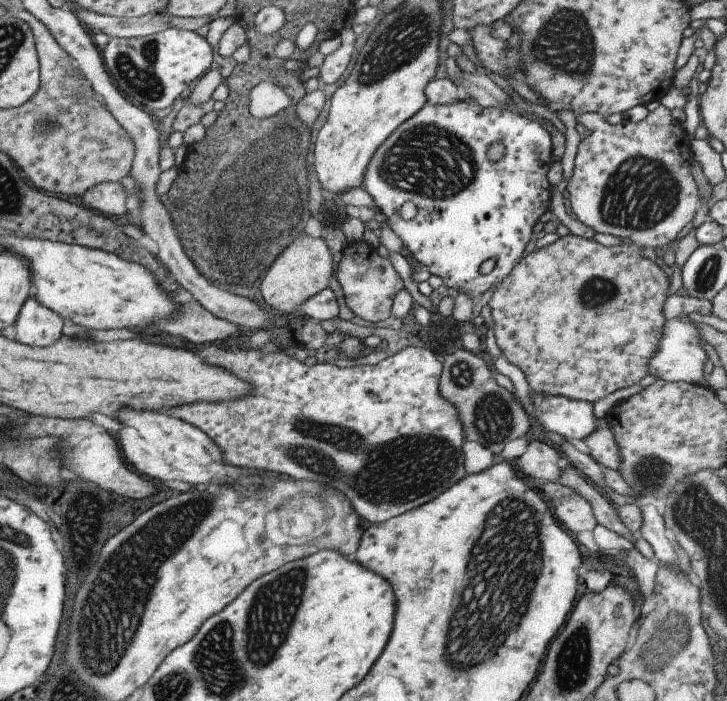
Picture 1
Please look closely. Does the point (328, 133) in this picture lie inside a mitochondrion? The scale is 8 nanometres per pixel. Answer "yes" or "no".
no

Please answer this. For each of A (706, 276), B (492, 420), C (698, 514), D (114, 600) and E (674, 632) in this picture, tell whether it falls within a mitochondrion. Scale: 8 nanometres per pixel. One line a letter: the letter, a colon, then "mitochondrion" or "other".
A: mitochondrion
B: mitochondrion
C: mitochondrion
D: mitochondrion
E: mitochondrion

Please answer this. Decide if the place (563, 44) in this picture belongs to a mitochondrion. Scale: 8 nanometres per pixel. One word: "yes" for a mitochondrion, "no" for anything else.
yes

